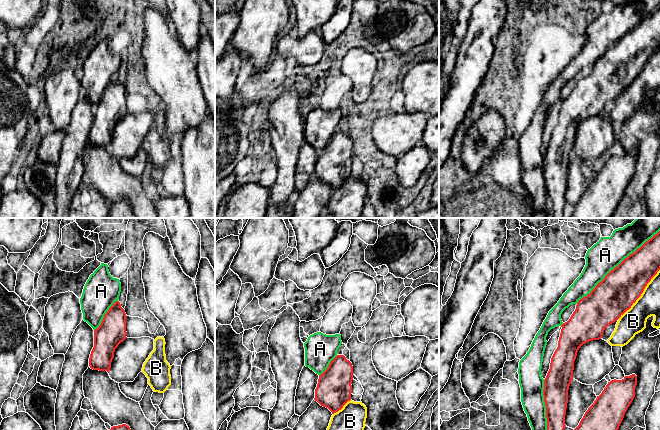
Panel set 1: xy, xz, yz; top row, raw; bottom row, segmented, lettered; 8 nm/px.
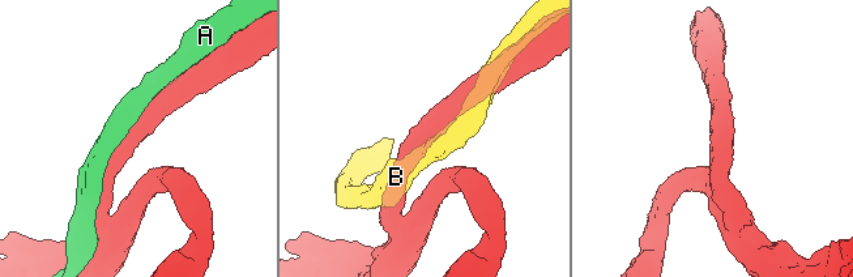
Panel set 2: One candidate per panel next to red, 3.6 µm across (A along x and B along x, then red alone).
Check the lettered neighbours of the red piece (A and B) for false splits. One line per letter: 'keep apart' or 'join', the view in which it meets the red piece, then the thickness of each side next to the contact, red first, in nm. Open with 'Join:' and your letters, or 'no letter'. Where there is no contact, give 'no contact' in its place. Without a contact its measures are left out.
Join: no letter
A: keep apart; contact in yz; calibres 320 and 240 nm
B: keep apart; contact in yz; calibres 320 and 200 nm

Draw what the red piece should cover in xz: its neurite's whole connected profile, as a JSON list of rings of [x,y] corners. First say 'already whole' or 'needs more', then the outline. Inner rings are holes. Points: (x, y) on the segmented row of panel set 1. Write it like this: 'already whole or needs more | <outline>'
already whole | [[[337,355],[329,364],[328,368],[319,375],[318,384],[315,389],[315,398],[321,406],[328,408],[332,414],[338,412],[351,400],[353,380],[352,363],[344,355]]]

